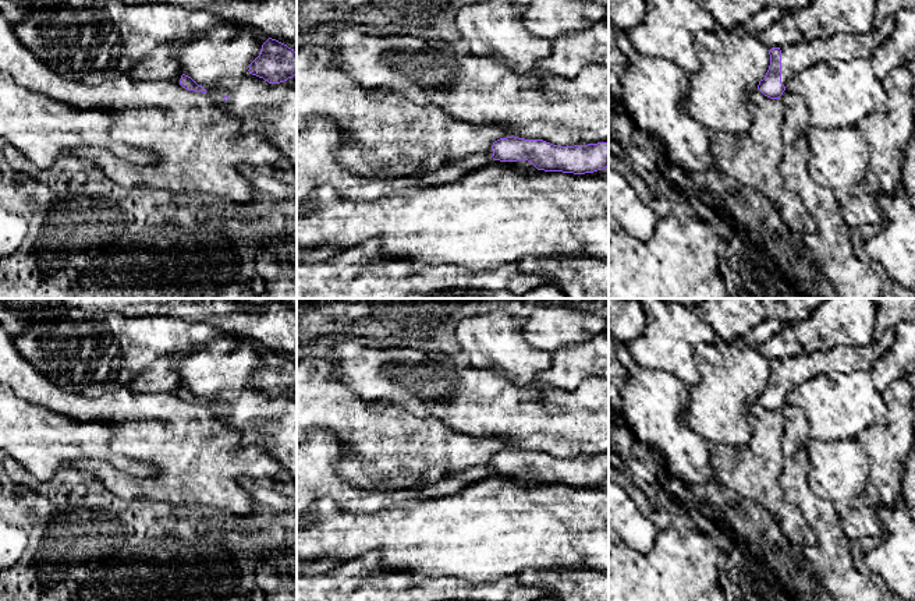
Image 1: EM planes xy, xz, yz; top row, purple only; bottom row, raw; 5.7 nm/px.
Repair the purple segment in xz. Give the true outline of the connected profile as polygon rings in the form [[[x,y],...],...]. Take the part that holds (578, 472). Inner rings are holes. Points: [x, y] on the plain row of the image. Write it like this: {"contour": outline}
{"contour": [[[513,448],[494,453],[486,466],[490,476],[528,473],[545,484],[585,487],[609,480],[609,455],[557,459]]]}

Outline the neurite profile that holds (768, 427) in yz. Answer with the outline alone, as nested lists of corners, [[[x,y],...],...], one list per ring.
[[[756,400],[748,410],[748,421],[752,436],[745,446],[710,445],[714,481],[763,506],[791,544],[813,547],[815,533],[780,484],[784,416],[765,409]]]

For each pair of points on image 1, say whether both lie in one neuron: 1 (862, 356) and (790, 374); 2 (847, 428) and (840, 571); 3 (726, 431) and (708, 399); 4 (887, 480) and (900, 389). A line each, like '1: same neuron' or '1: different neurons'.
1: same neuron
2: different neurons
3: same neuron
4: same neuron

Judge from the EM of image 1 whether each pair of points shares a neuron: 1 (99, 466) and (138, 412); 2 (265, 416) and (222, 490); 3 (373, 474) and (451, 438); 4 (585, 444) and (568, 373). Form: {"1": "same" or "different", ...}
{"1": "same", "2": "different", "3": "same", "4": "different"}

